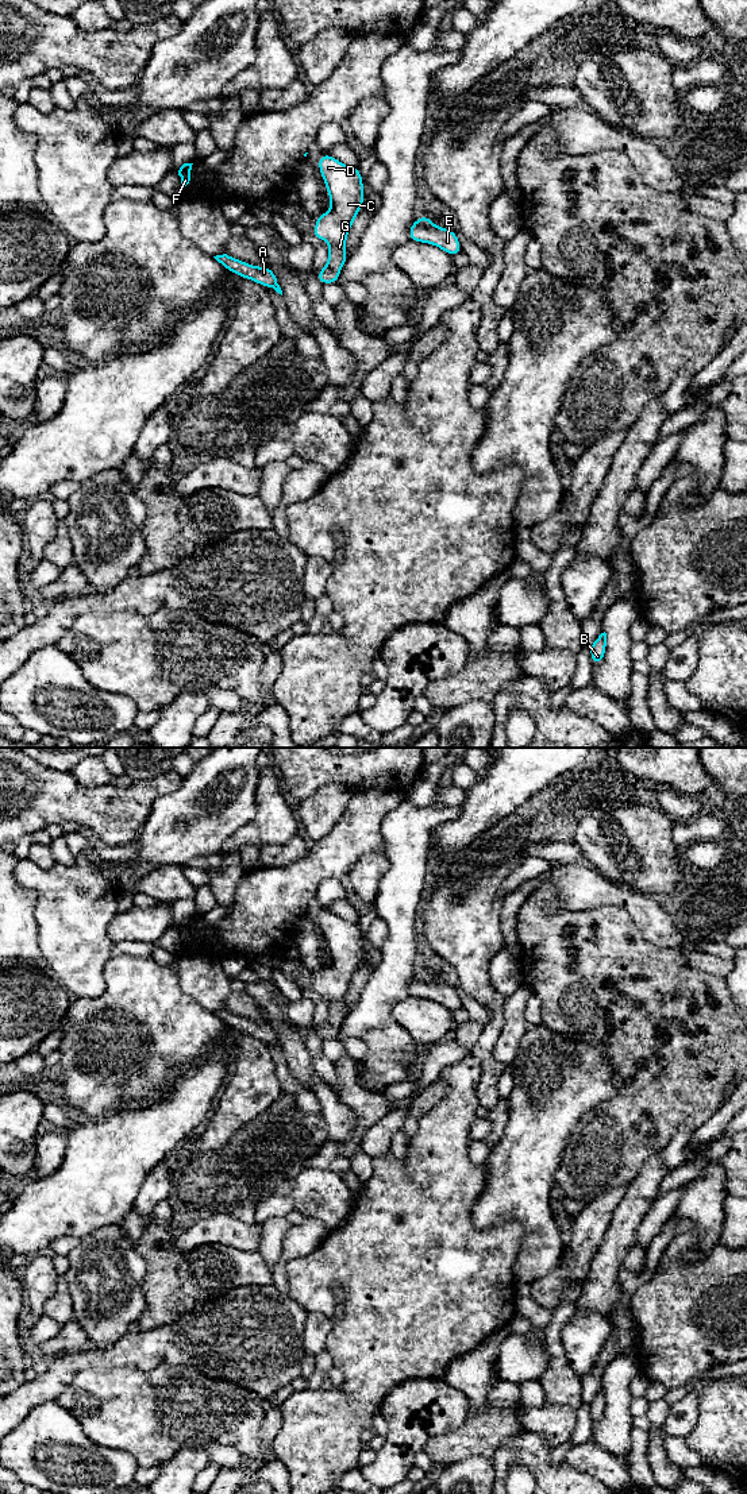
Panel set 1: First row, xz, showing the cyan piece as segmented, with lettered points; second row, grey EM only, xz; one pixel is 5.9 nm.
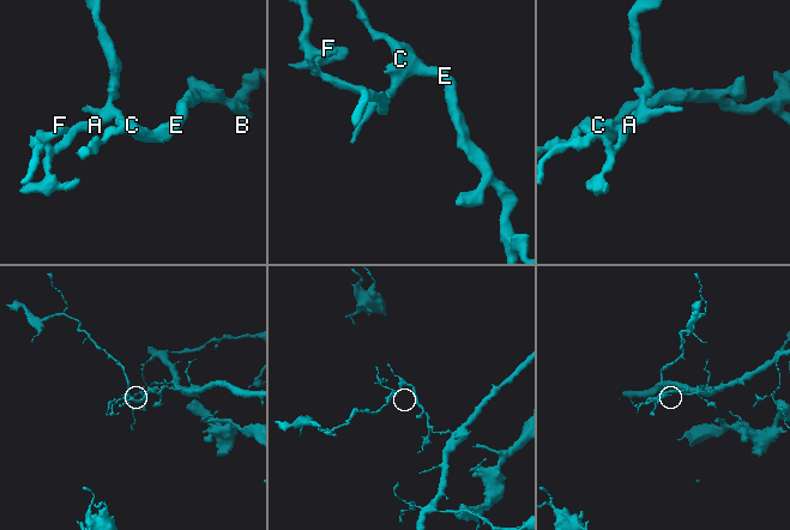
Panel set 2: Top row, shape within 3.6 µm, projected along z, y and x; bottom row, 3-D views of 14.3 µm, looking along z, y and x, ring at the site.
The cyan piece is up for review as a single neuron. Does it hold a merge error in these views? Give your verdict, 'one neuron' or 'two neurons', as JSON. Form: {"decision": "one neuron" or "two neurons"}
{"decision": "one neuron"}

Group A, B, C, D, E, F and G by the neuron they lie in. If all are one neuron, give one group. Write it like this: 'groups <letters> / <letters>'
groups A B C D E F G

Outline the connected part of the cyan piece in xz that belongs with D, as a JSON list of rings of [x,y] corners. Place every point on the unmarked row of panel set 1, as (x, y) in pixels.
[[[327,910],[320,911],[319,926],[331,954],[330,966],[317,972],[316,984],[312,985],[312,992],[331,1000],[328,1019],[316,1030],[324,1041],[338,1038],[339,1027],[347,1016],[346,993],[363,961],[363,938],[358,923],[343,920]]]

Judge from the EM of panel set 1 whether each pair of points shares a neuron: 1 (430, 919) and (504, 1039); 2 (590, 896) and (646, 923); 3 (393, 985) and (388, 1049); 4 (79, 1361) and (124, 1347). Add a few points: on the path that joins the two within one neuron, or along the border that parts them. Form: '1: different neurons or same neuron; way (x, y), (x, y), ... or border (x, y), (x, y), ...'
1: different neurons; border (505, 1002), (504, 1025), (493, 1047), (501, 1062)
2: same neuron; way (605, 896), (623, 896), (635, 908)
3: same neuron; way (384, 1002), (384, 1033)
4: same neuron; way (89, 1358), (114, 1357)

